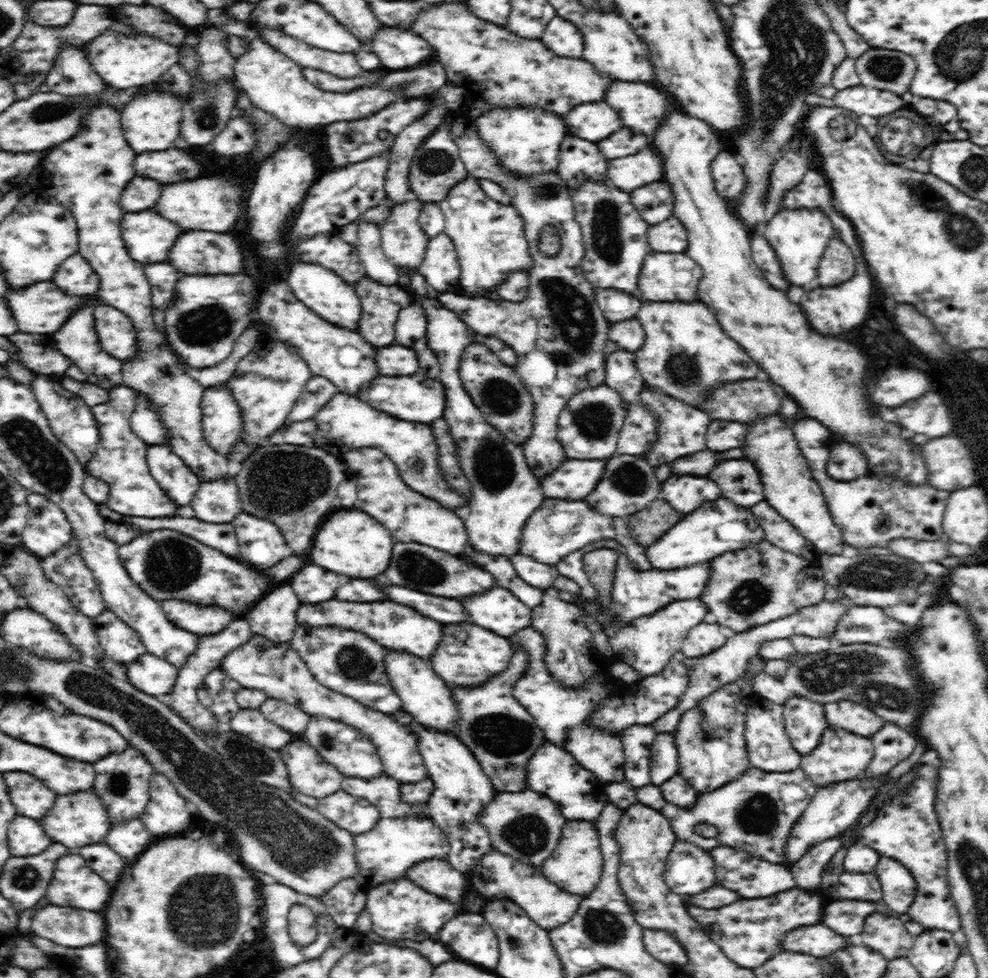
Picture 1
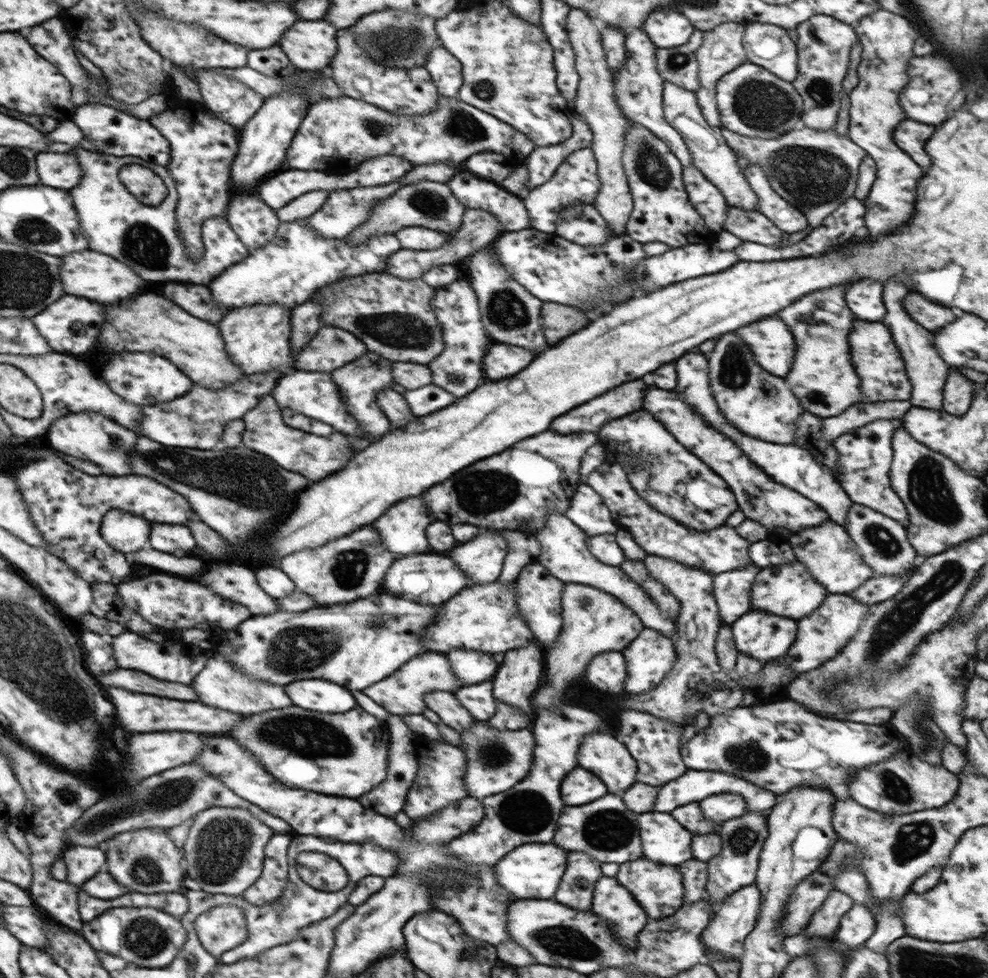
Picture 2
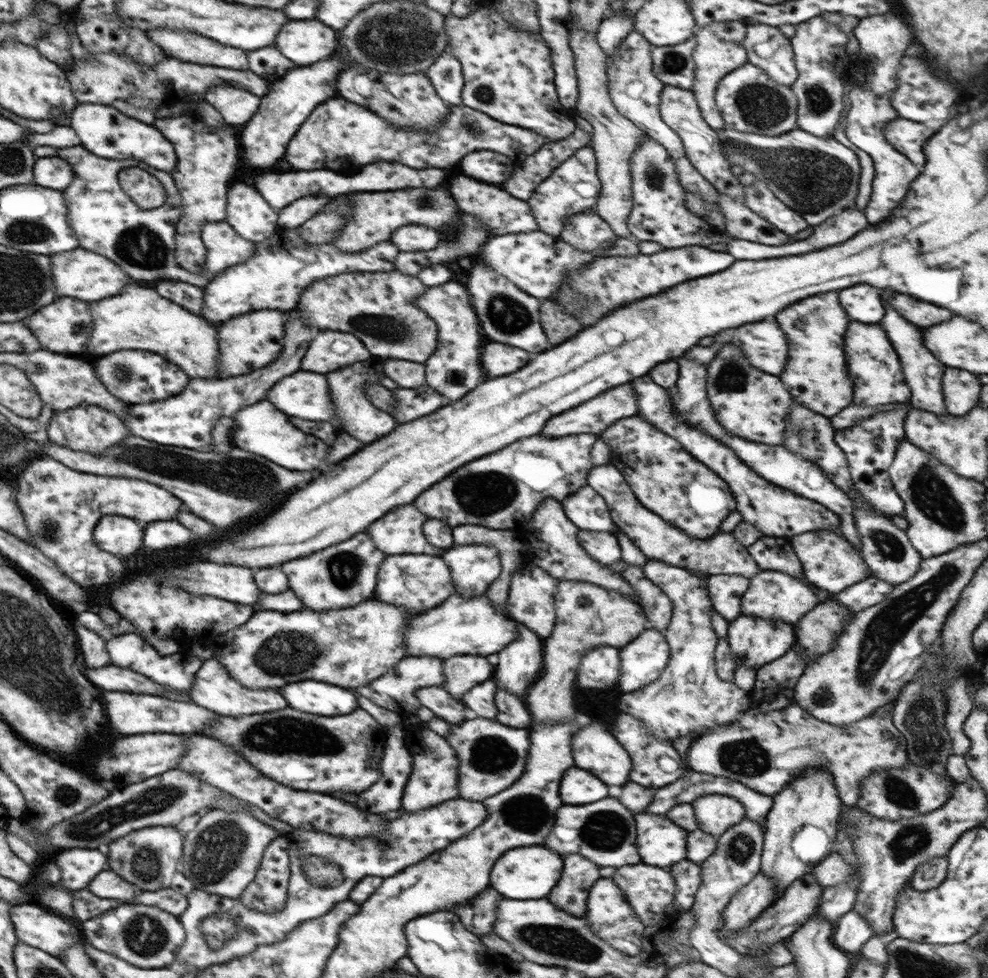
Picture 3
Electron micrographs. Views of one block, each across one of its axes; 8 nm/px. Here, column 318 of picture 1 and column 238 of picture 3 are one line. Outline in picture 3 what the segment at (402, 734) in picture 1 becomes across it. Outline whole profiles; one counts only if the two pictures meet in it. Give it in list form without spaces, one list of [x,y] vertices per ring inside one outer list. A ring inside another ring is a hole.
[[[208,658],[204,668],[200,668],[200,676],[195,679],[196,688],[192,688],[190,698],[194,704],[208,708],[222,717],[244,717],[248,715],[259,715],[262,712],[274,712],[286,708],[286,700],[278,694],[278,690],[272,688],[248,688],[238,680],[230,677],[226,668],[218,664],[215,658]]]

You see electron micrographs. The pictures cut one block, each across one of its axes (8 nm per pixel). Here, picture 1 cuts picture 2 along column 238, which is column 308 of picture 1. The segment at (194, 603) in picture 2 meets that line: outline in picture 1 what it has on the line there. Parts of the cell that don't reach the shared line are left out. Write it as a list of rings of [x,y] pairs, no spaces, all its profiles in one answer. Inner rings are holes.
[[[328,600],[322,604],[300,604],[296,610],[296,620],[301,626],[340,627],[344,631],[360,632],[381,644],[386,650],[410,652],[420,658],[430,658],[442,638],[442,624],[422,616],[420,612],[396,604],[396,602],[338,602]]]

